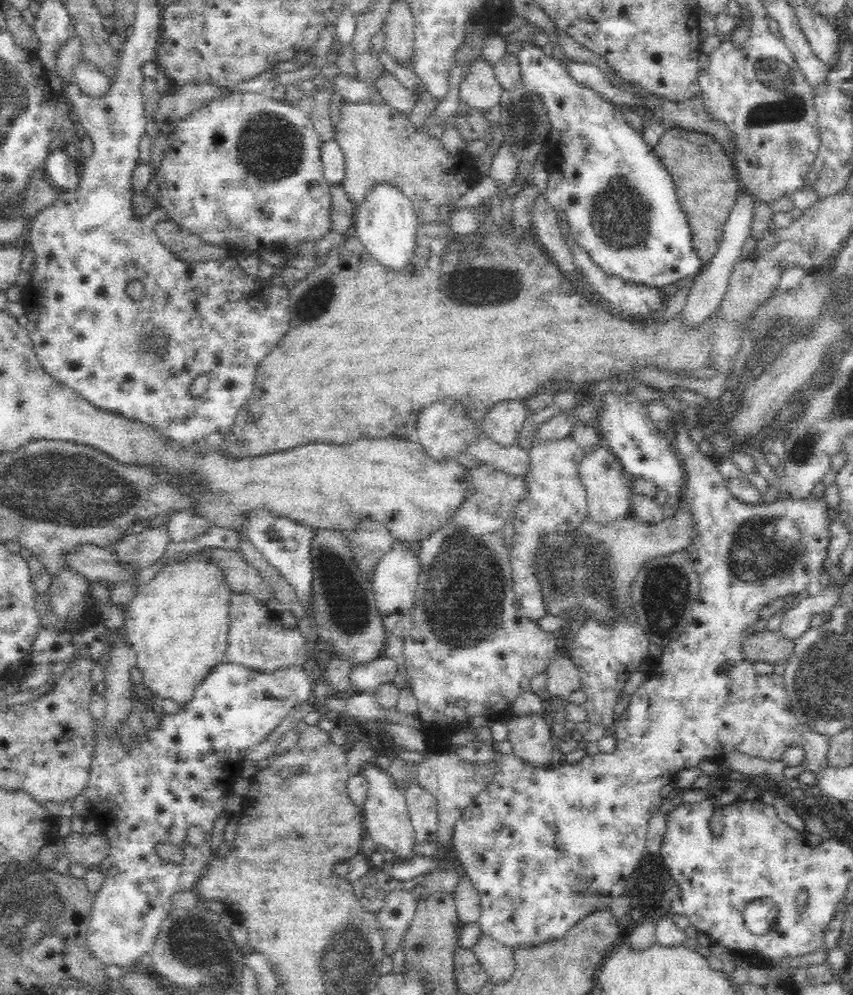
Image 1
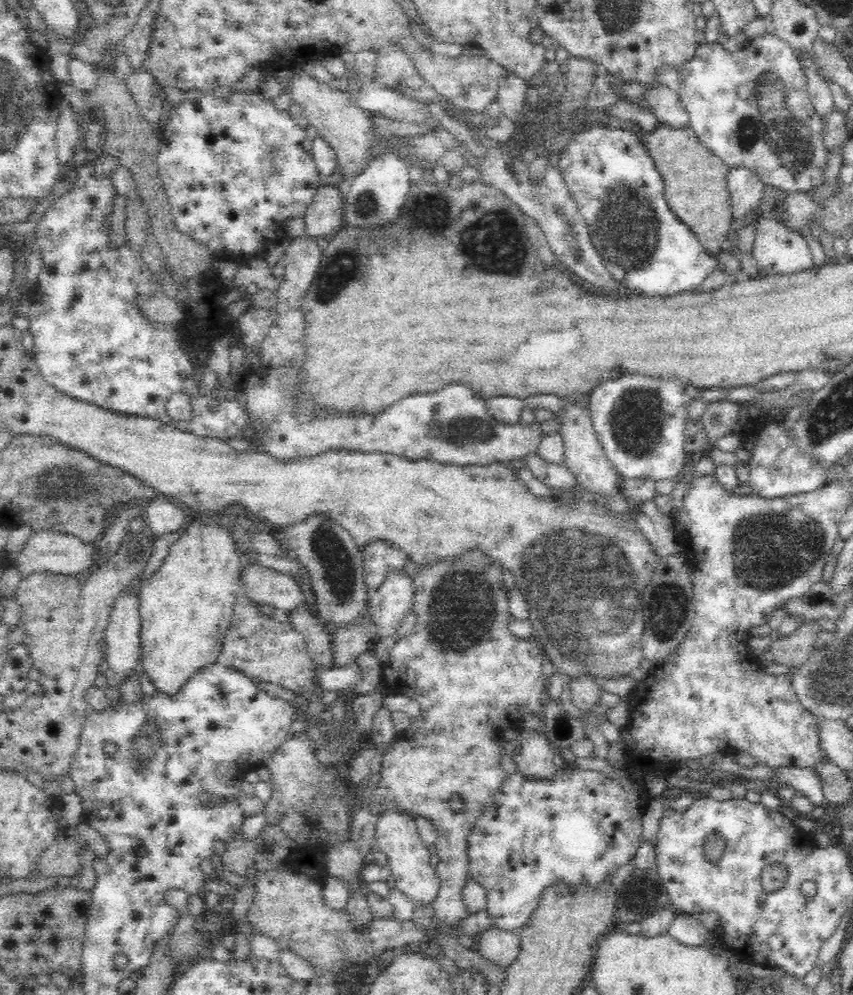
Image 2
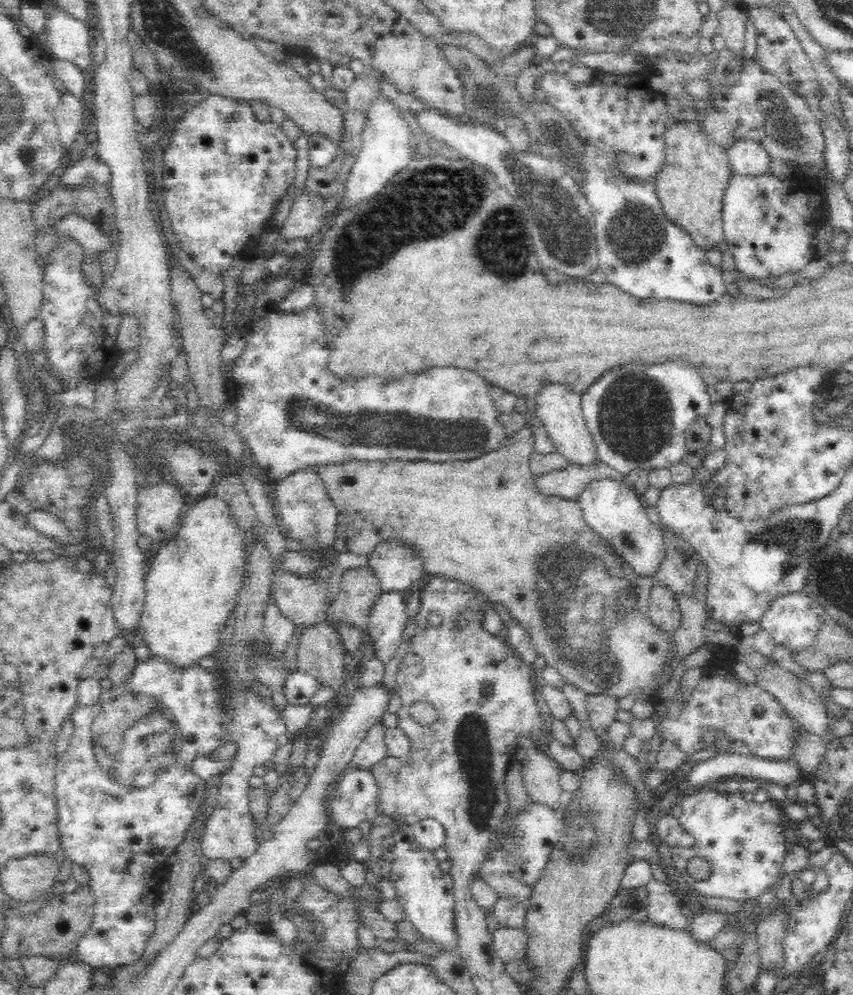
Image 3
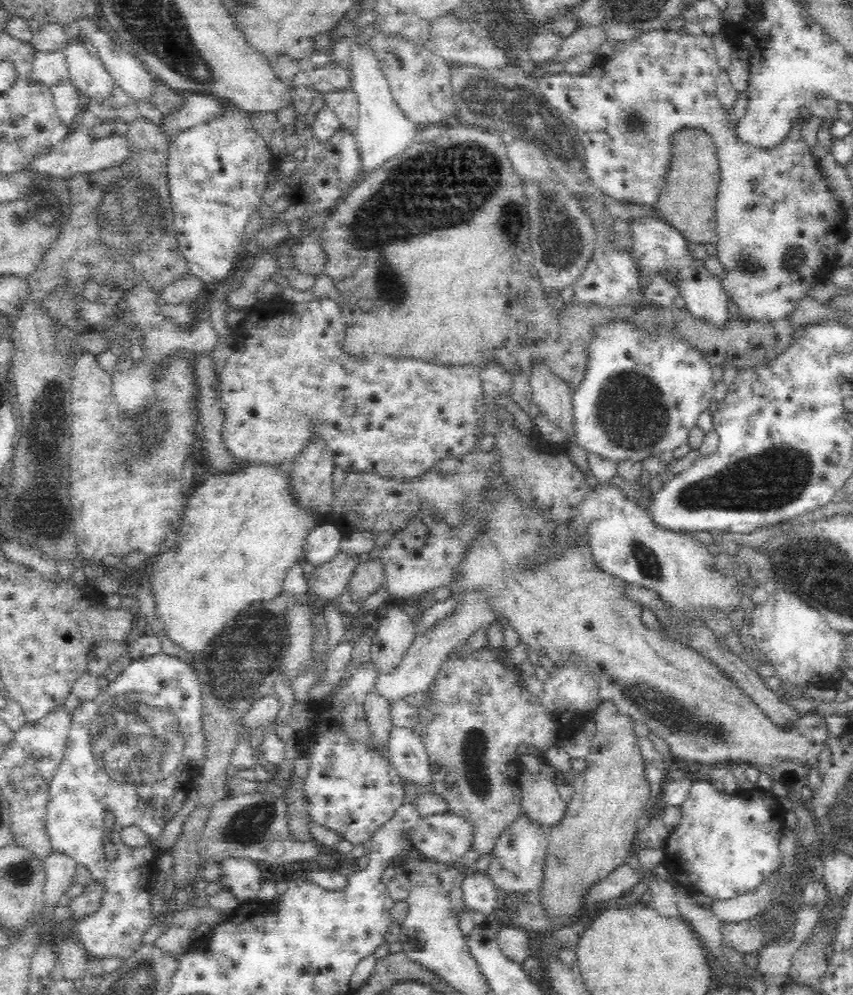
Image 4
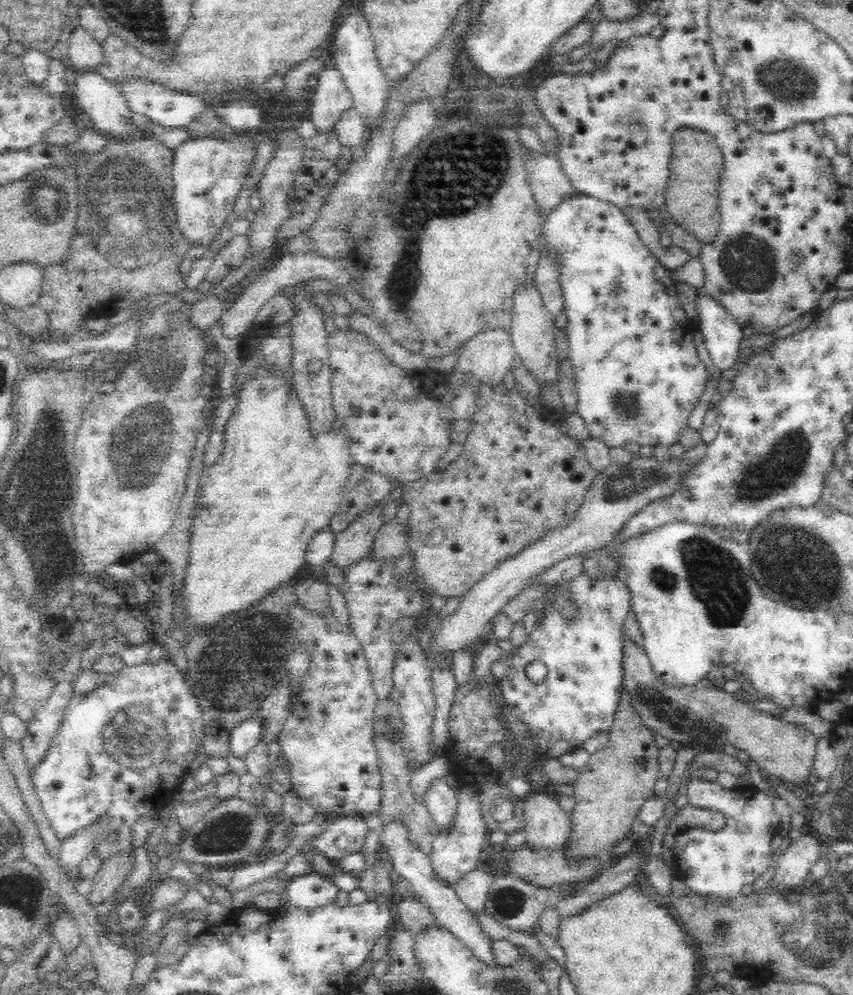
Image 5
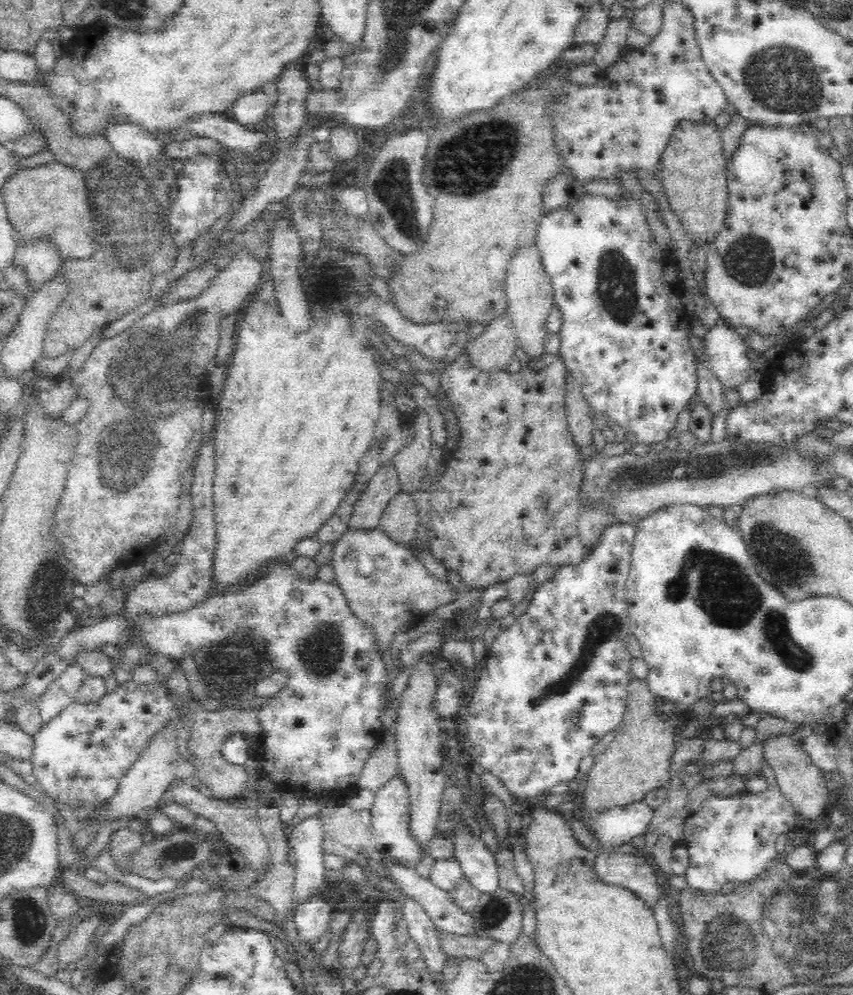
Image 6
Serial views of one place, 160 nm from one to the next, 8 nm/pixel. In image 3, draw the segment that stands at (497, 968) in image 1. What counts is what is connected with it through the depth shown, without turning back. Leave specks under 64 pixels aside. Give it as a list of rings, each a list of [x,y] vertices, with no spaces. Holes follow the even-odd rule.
[[[500,926],[493,933],[492,938],[493,950],[505,964],[520,961],[526,957],[530,939],[524,928]]]

